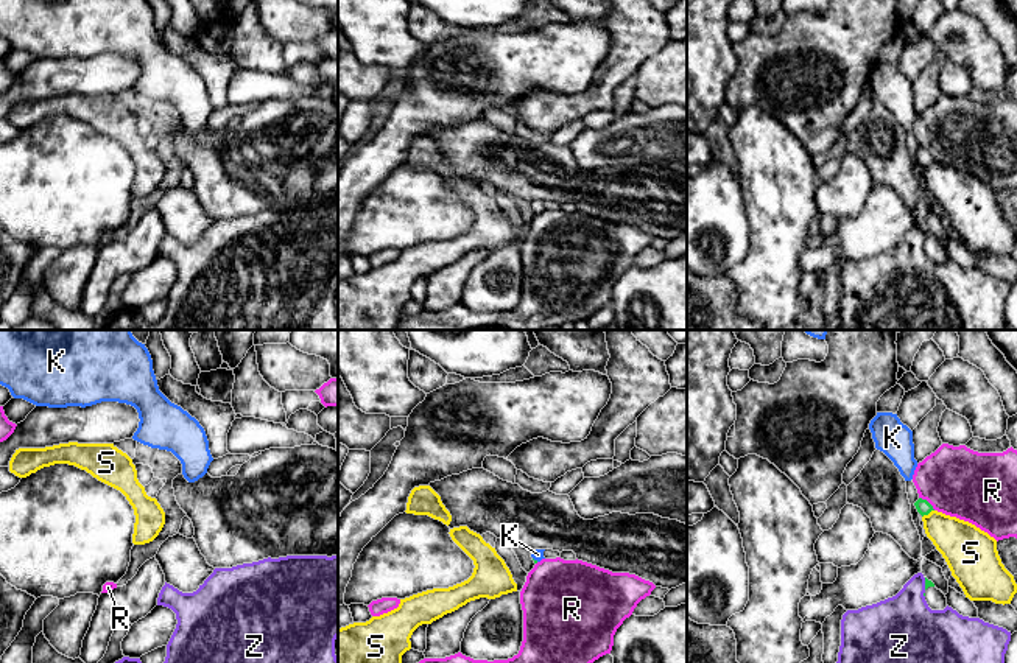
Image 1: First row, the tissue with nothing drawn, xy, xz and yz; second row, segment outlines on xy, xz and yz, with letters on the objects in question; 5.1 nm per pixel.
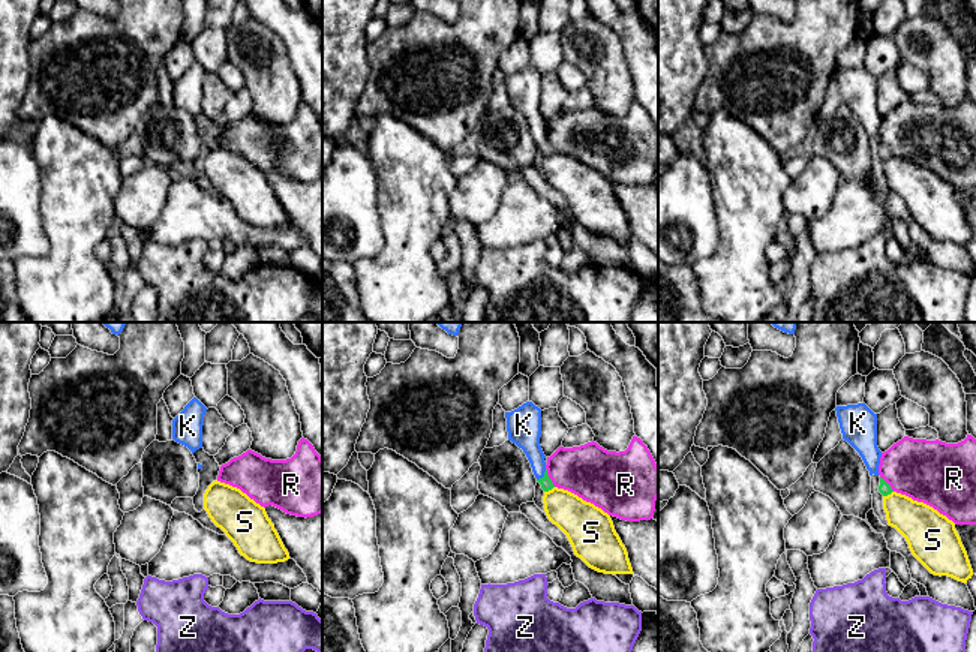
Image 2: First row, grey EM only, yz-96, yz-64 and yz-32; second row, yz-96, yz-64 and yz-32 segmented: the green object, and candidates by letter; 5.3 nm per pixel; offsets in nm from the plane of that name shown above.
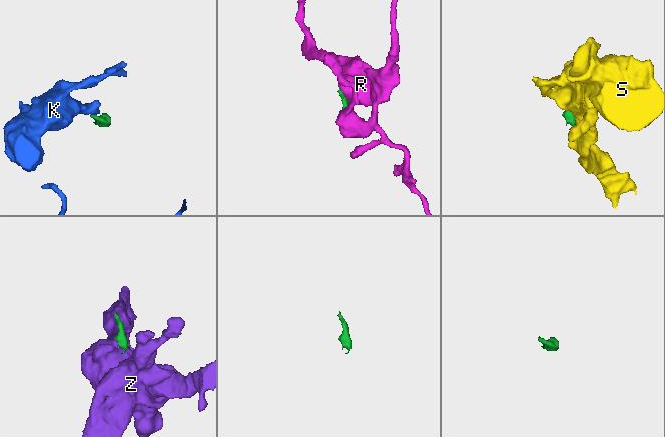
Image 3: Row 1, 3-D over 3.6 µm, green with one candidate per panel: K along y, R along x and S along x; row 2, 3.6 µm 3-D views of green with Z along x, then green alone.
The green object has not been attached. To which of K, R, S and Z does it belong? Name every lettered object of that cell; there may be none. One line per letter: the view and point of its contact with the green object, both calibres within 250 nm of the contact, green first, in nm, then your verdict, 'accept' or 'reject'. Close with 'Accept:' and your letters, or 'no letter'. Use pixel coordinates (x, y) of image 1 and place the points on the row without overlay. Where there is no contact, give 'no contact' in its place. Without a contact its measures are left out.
K: contact xz (536, 212); calibres 20 and 60 nm; accept
R: contact yz (927, 153); calibres 80 and 360 nm; reject
S: contact yz (927, 165); calibres 80 and 240 nm; reject
Z: contact yz (925, 235); calibres 30 and 320 nm; reject
Accept: K

